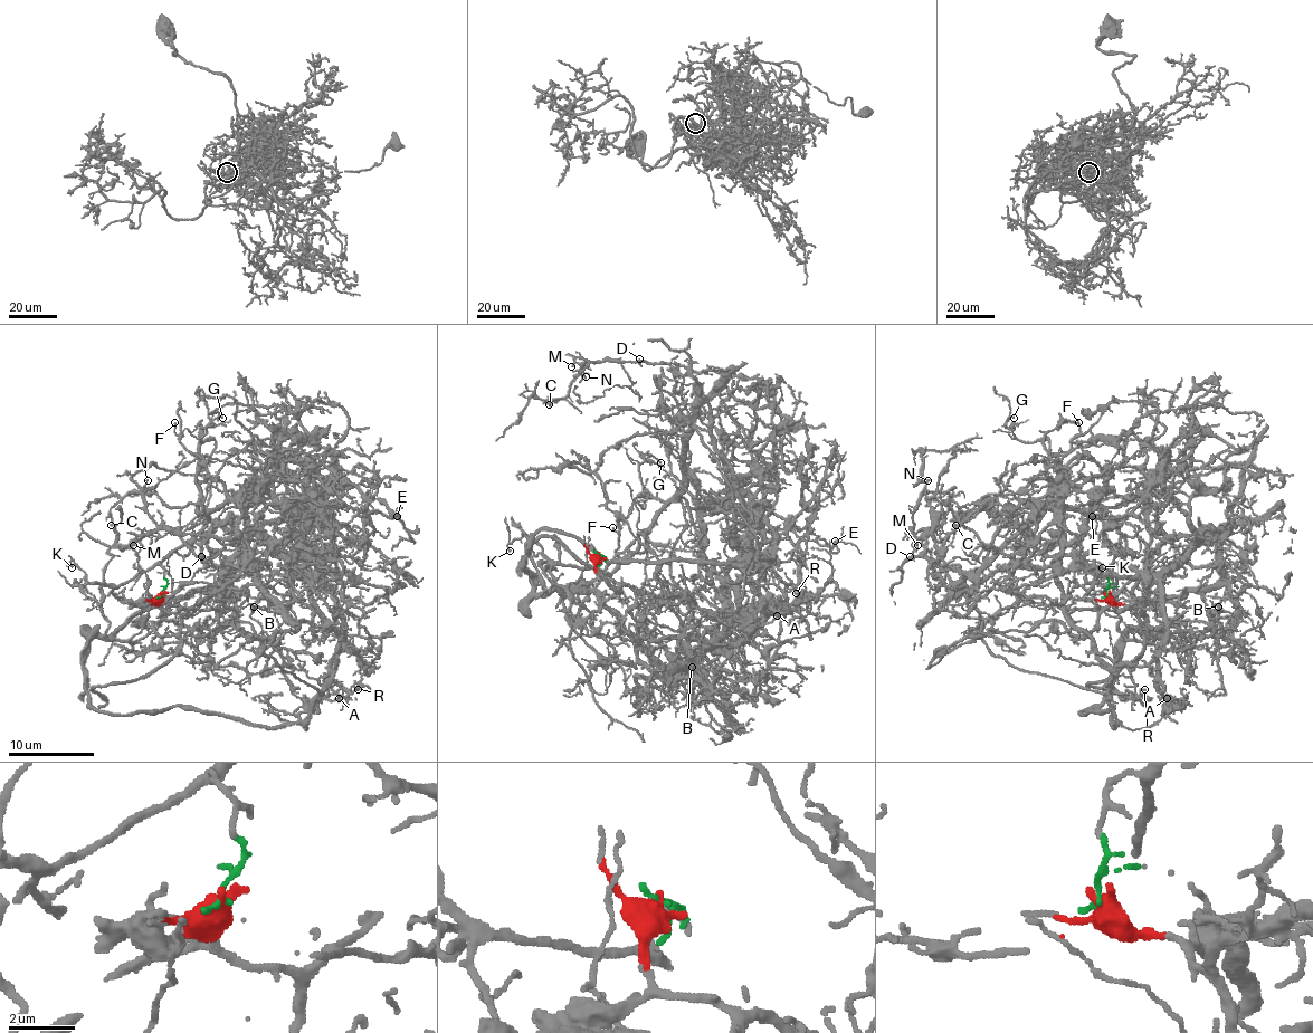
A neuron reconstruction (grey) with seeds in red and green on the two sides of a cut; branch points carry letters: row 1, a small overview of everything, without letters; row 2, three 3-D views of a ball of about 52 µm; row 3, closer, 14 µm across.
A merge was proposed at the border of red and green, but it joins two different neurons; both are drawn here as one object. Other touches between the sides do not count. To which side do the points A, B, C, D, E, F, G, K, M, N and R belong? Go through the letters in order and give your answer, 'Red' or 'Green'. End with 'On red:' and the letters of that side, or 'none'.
A: Red
B: Red
C: Green
D: Green
E: Red
F: Green
G: Green
K: Green
M: Green
N: Green
R: Red
On red: A, B, E, R

